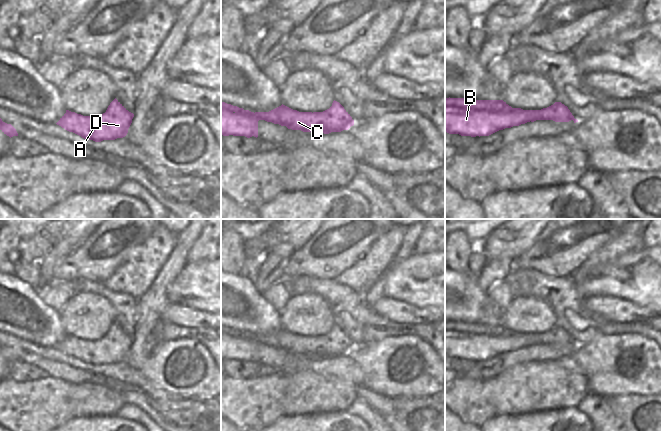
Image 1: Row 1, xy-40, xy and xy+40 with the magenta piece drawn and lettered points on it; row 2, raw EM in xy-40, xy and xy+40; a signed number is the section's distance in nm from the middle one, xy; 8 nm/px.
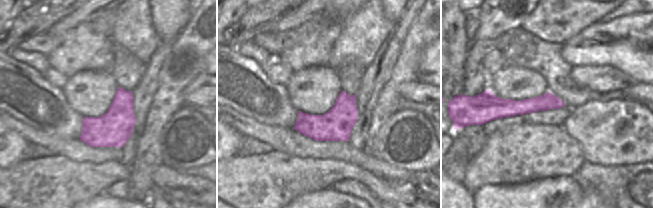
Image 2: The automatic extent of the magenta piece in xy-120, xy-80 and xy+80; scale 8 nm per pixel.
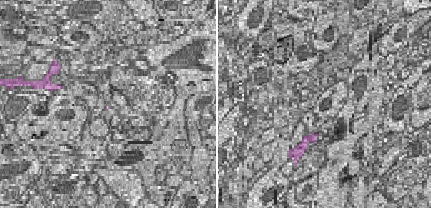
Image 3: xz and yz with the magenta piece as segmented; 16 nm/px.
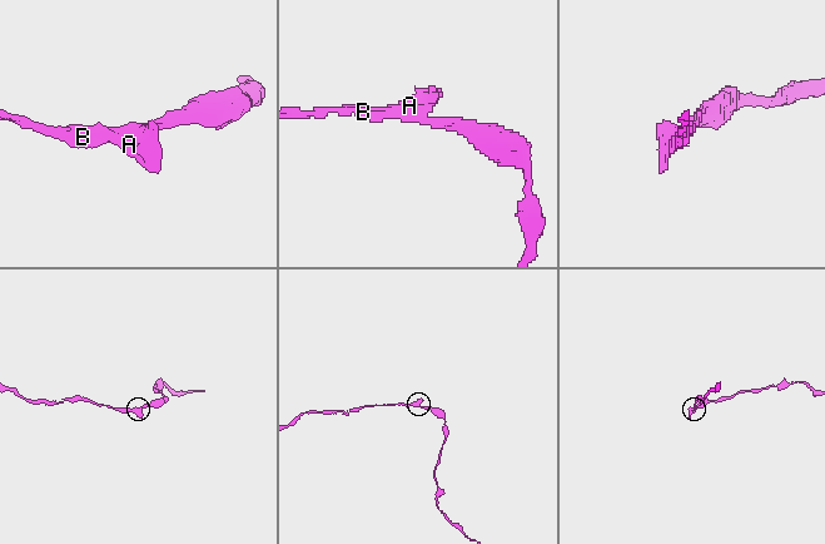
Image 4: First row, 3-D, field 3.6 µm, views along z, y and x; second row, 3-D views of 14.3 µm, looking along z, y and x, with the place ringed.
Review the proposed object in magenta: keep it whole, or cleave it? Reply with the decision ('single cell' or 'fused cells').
fused cells

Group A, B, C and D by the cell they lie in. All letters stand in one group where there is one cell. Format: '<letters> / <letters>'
A C D / B

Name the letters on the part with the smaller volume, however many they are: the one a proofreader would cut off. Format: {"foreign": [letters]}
{"foreign": ["A", "C", "D"]}

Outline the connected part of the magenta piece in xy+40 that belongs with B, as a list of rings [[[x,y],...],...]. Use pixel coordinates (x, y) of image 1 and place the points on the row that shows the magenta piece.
[[[553,104],[541,110],[512,108],[509,114],[489,118],[475,108],[445,108],[445,132],[461,136],[489,136],[499,130],[519,126],[556,111]]]

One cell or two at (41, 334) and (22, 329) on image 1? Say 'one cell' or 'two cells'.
one cell

